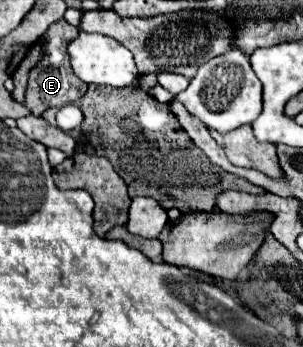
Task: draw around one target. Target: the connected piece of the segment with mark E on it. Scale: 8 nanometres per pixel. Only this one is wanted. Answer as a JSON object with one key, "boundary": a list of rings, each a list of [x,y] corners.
{"boundary":[[[64,19],[50,25],[50,29],[46,31],[46,45],[44,45],[44,57],[40,61],[40,65],[36,65],[30,71],[30,81],[28,81],[28,91],[26,91],[26,107],[32,111],[32,115],[40,117],[46,109],[50,107],[62,107],[66,103],[74,103],[76,99],[80,99],[88,85],[84,81],[80,81],[72,67],[70,67],[70,55],[68,55],[68,43],[74,41],[78,37],[78,27],[66,23]]]}

